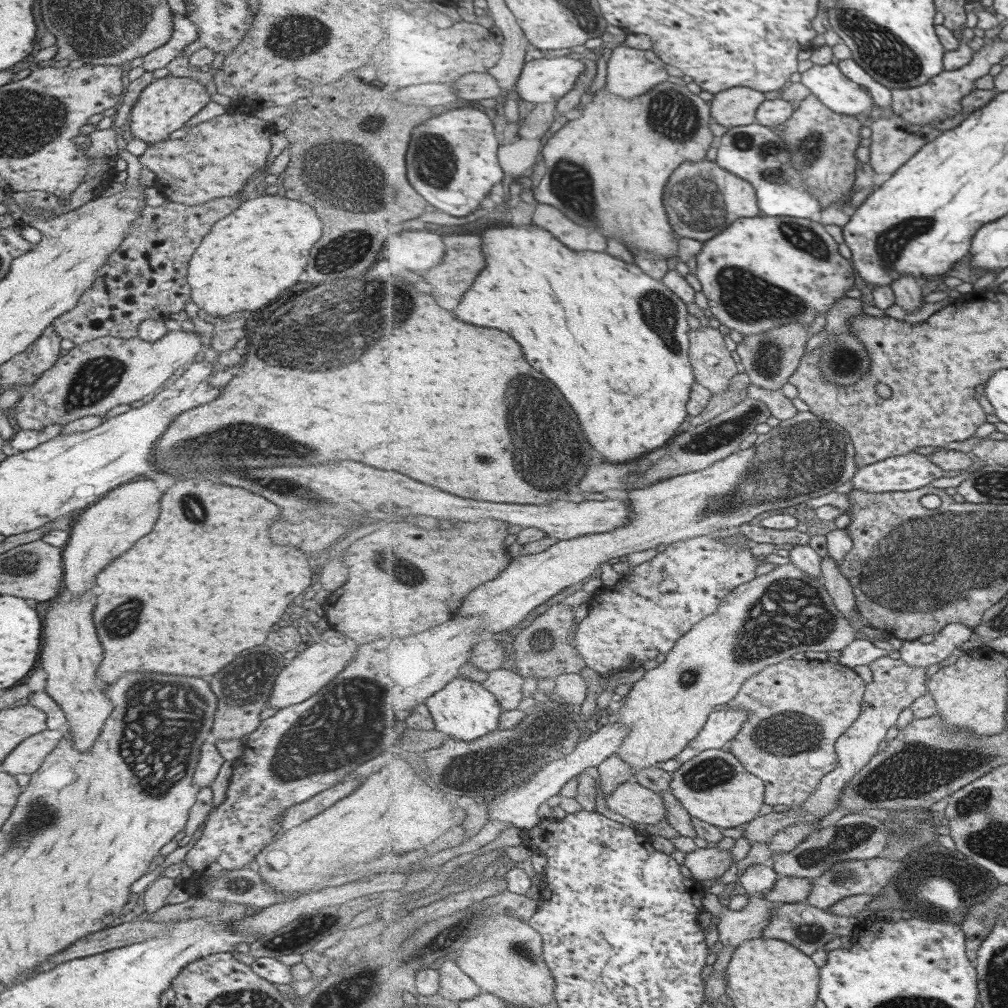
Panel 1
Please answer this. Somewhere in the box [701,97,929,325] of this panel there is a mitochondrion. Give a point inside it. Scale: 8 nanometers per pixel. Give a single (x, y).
(742, 141)

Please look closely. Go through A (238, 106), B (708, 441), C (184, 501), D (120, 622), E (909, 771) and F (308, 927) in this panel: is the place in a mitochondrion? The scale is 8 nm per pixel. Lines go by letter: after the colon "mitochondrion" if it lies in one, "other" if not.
A: other
B: mitochondrion
C: mitochondrion
D: mitochondrion
E: mitochondrion
F: mitochondrion

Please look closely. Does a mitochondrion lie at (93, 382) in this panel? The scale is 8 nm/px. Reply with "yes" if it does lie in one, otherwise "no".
yes

